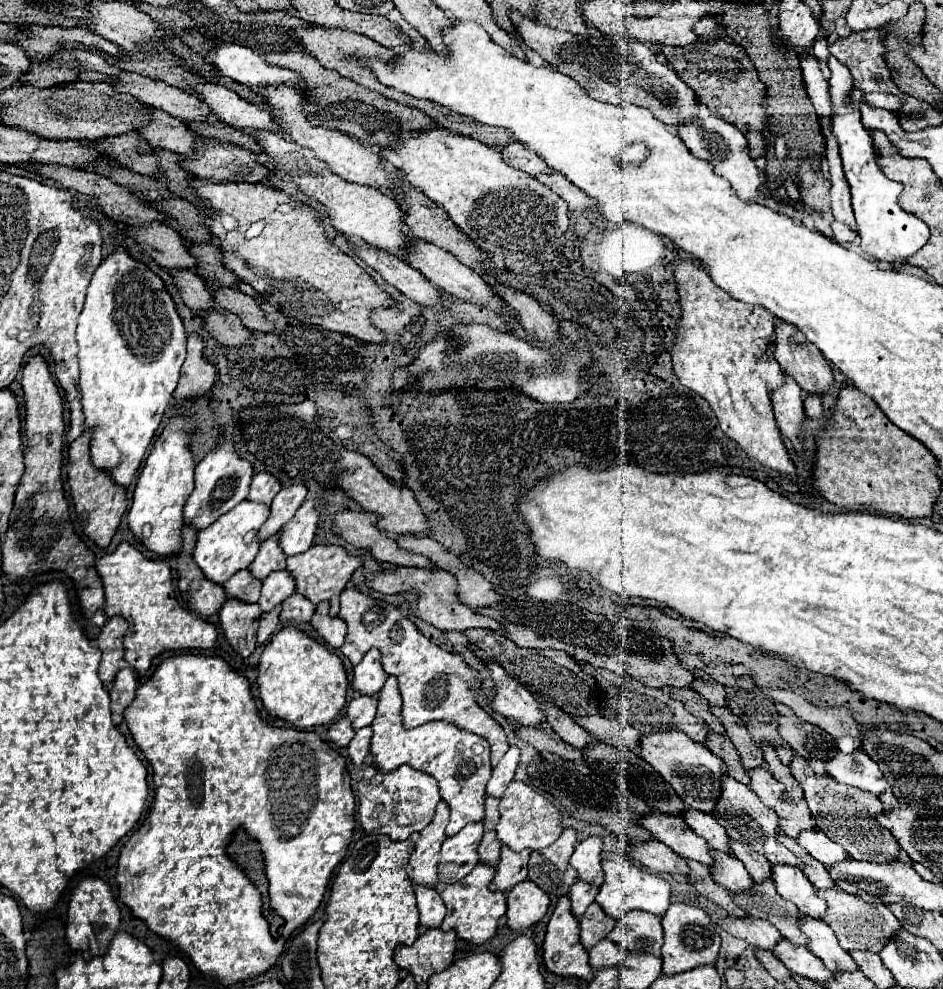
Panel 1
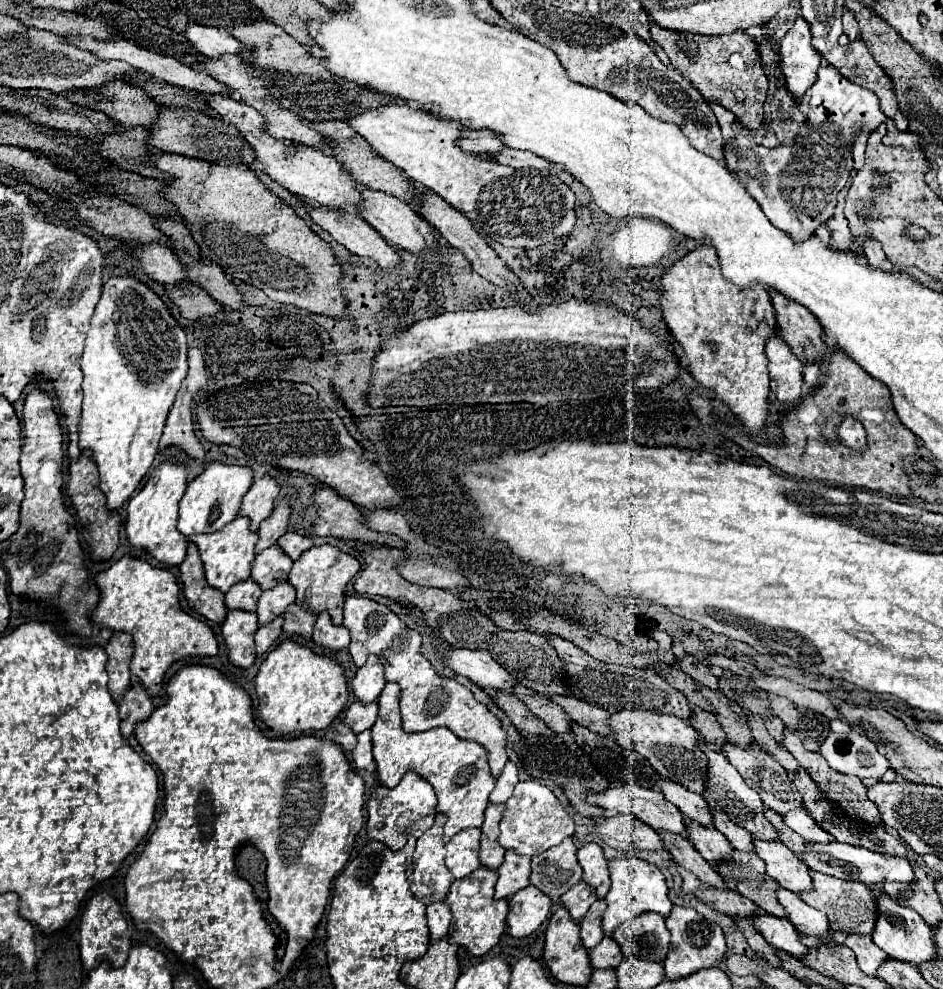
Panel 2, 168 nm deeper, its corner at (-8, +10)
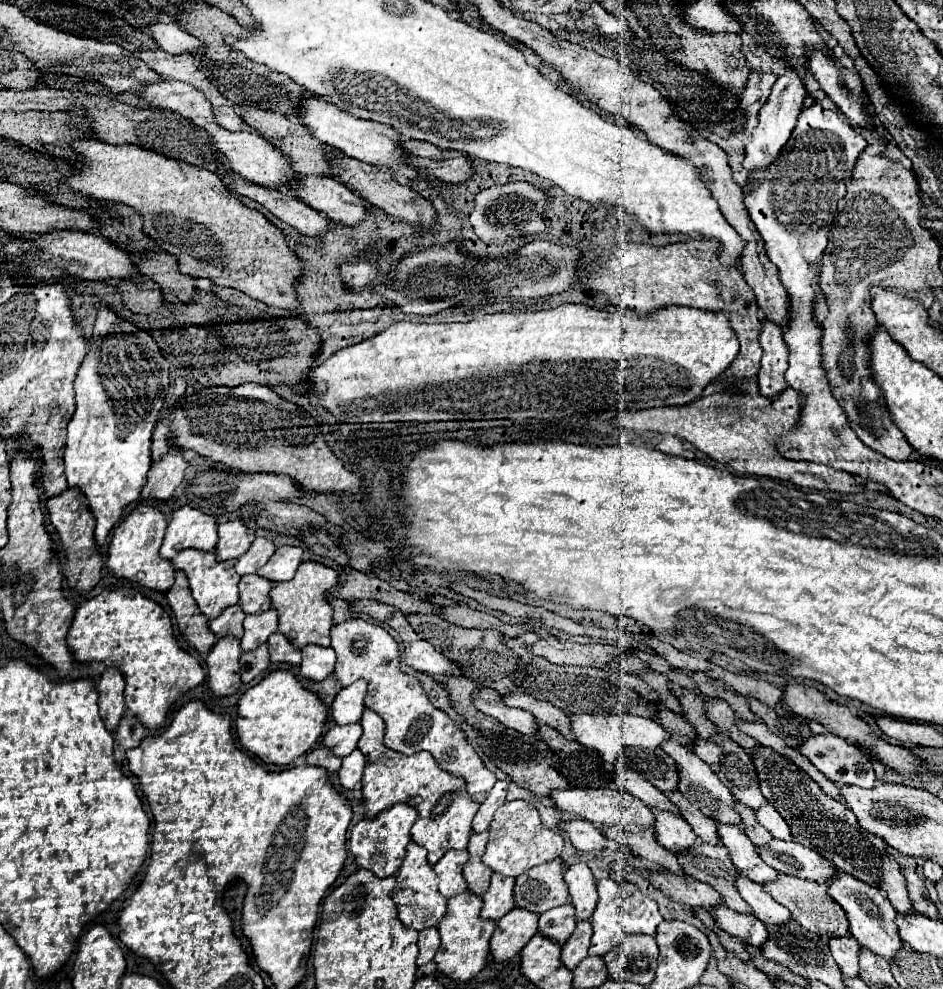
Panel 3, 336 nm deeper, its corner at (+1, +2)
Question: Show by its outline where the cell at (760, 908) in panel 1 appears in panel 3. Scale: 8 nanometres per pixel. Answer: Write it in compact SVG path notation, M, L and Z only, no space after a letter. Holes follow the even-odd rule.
M698 842L696 846L688 848L686 852L678 852L676 856L678 856L680 868L688 876L710 884L724 898L724 904L728 908L742 914L750 914L750 906L742 900L742 896L734 888L738 870L728 858L728 850L724 846Z

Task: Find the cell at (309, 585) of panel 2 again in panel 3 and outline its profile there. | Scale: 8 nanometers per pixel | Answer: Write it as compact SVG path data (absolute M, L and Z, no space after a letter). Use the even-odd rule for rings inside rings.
M302 562L296 576L290 582L276 584L270 592L270 608L278 612L278 632L282 632L294 646L330 646L330 628L332 628L332 608L326 602L326 592L338 584L338 572L318 564Z

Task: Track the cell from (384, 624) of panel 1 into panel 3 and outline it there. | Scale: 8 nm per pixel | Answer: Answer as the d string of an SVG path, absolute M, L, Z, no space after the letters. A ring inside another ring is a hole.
M346 620L336 624L330 632L332 648L338 654L334 676L346 688L350 682L364 678L368 682L368 694L364 698L364 706L386 722L384 742L390 750L400 754L416 754L416 752L430 752L438 766L458 778L466 780L466 790L472 800L482 804L496 782L496 776L486 770L480 756L474 748L466 742L466 736L460 728L452 724L452 720L436 710L430 700L426 698L420 682L416 676L408 676L398 668L398 644L396 640L378 624L366 620Z

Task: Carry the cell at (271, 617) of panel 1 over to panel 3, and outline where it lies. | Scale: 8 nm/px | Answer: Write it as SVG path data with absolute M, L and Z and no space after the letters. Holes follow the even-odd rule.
M262 644L254 652L244 652L240 658L240 678L244 684L252 682L256 676L260 676L270 666L268 660L268 646Z

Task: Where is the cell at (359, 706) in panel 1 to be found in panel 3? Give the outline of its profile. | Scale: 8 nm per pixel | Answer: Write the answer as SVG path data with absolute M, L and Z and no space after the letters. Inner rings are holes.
M358 722L350 724L350 726L332 726L324 734L322 746L330 748L338 758L344 758L356 750L360 736L362 736L362 726Z

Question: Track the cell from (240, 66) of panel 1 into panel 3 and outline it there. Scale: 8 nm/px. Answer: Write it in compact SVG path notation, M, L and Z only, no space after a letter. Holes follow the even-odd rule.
M150 24L150 36L152 40L168 54L184 54L184 52L196 52L202 44L188 32L184 32L178 24Z

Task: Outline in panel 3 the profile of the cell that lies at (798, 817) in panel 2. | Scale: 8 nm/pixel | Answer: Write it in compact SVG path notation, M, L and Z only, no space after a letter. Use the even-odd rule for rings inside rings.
M762 804L762 808L756 808L756 810L754 810L754 818L756 818L758 824L762 824L774 838L792 840L790 828L786 826L786 822L782 820L782 816L780 816L770 804Z

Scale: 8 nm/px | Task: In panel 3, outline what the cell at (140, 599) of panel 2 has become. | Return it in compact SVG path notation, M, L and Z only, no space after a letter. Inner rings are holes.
M126 588L106 590L78 606L68 630L68 648L76 662L104 662L122 672L126 680L126 708L148 730L160 730L172 704L204 680L204 668L190 652L178 646L172 620L162 606Z

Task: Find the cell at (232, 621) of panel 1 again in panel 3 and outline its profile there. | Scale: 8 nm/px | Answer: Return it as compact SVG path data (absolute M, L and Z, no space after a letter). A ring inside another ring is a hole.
M220 638L206 656L208 666L208 688L216 696L232 696L240 688L240 640Z

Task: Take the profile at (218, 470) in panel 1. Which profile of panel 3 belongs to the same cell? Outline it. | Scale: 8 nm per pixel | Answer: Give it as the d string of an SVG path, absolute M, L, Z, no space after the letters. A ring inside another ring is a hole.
M182 506L172 514L172 522L166 528L166 536L160 548L164 560L172 560L178 550L194 548L202 552L212 552L216 548L216 518Z

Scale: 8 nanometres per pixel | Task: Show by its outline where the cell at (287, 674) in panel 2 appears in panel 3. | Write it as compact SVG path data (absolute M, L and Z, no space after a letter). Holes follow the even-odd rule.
M276 670L240 696L236 734L240 744L262 762L288 766L318 742L326 716L328 710L316 694L302 688L296 676L288 670Z

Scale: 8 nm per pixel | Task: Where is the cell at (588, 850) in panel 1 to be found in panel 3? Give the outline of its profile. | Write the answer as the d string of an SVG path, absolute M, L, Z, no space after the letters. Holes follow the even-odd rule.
M574 864L566 870L564 882L568 884L570 892L570 904L576 908L576 920L590 920L596 902L596 880L586 864Z

